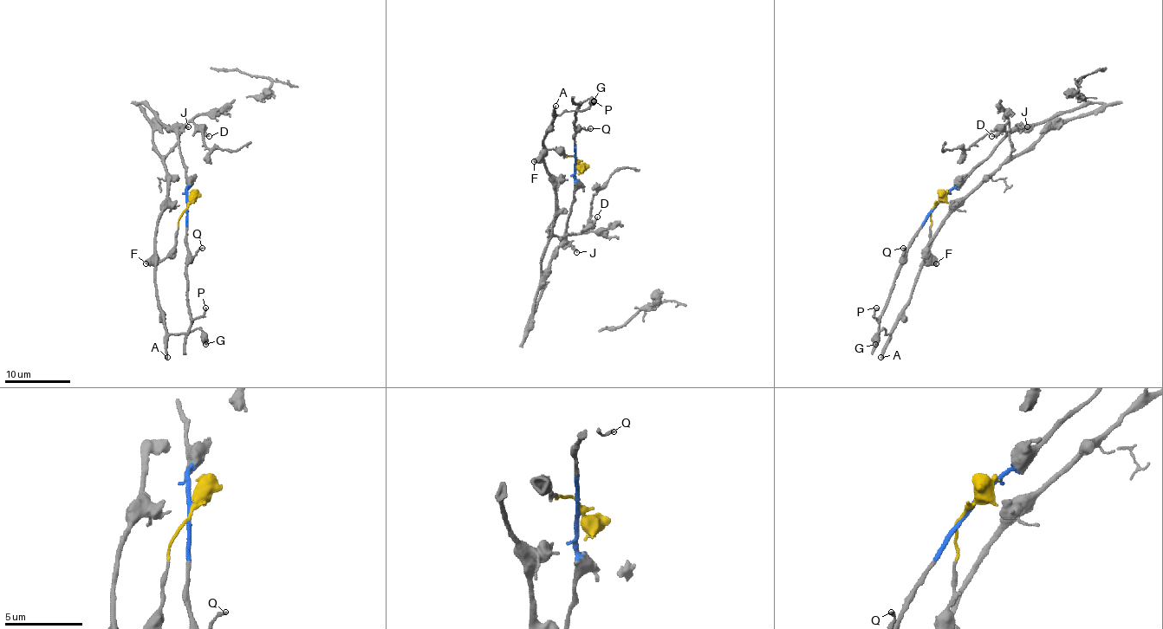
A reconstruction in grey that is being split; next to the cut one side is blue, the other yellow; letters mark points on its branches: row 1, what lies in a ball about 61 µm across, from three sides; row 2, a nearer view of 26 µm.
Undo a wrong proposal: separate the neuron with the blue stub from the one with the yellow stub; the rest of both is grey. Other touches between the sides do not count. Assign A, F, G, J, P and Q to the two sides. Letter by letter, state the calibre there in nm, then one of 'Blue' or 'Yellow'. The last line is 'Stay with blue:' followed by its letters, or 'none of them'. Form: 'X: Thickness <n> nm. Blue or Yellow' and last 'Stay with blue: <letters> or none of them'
A: Thickness 320 nm. Yellow
F: Thickness 550 nm. Yellow
G: Thickness 650 nm. Yellow
J: Thickness 170 nm. Blue
P: Thickness 200 nm. Blue
Q: Thickness 180 nm. Blue
Stay with blue: J, P, Q

